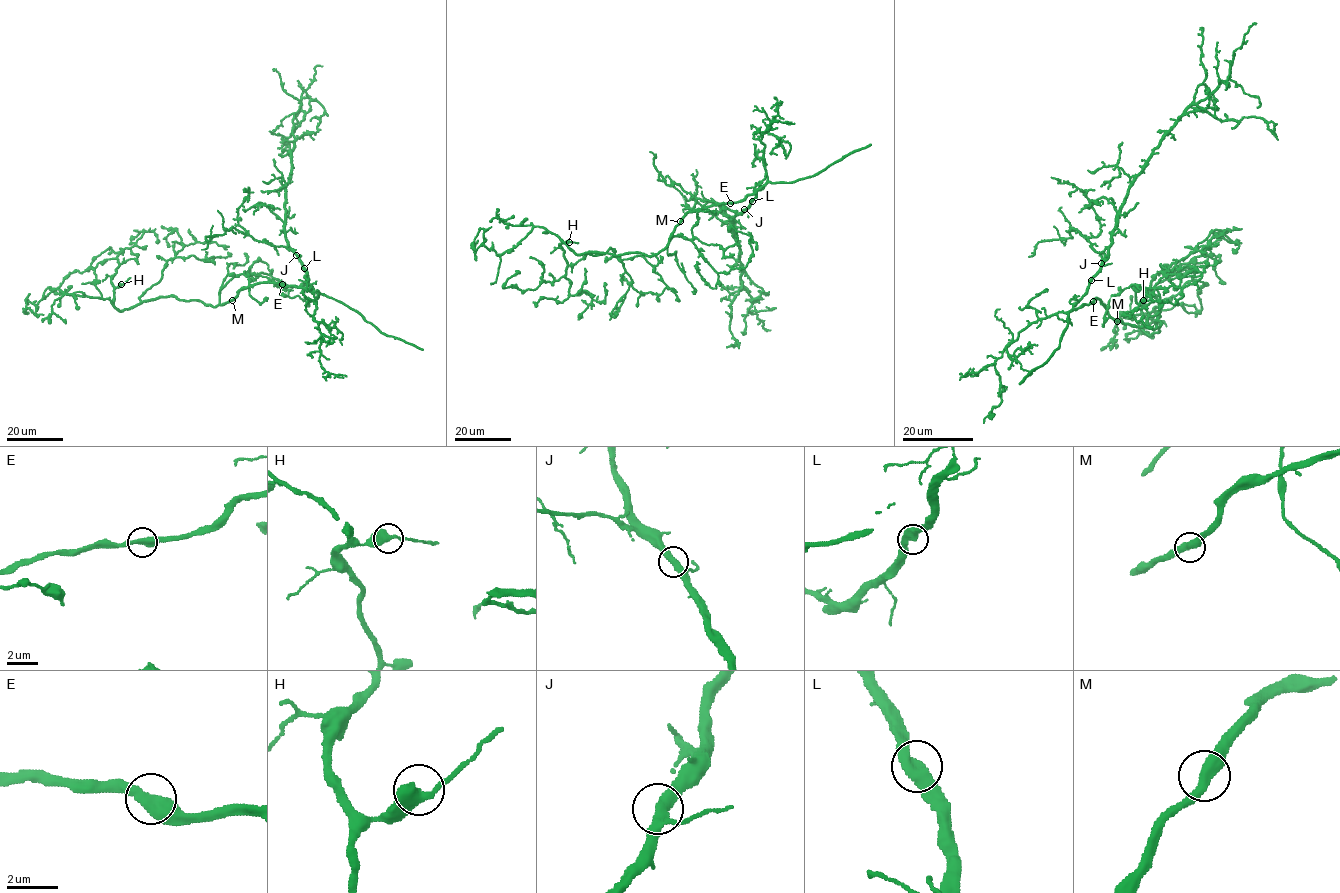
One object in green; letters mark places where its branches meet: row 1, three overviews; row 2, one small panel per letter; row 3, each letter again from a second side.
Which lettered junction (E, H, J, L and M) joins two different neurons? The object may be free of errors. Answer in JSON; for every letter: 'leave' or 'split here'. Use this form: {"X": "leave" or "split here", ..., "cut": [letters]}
{"E": "leave", "H": "leave", "J": "leave", "L": "leave", "M": "leave", "cut": []}

